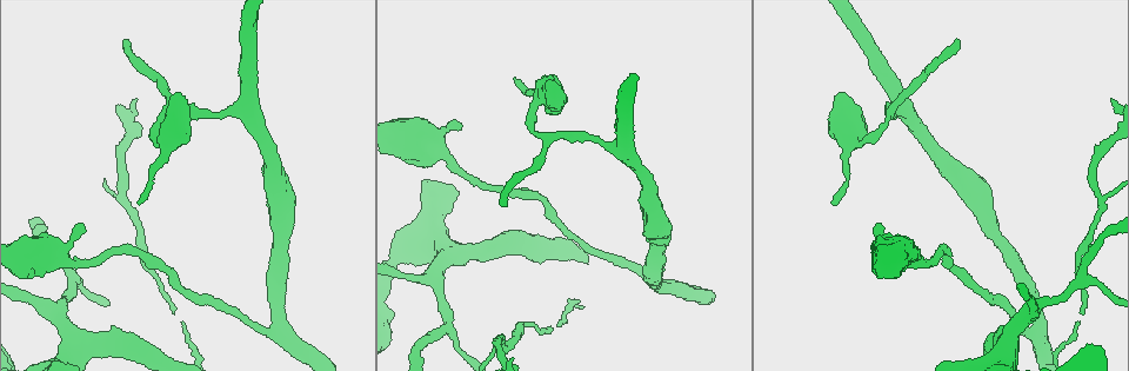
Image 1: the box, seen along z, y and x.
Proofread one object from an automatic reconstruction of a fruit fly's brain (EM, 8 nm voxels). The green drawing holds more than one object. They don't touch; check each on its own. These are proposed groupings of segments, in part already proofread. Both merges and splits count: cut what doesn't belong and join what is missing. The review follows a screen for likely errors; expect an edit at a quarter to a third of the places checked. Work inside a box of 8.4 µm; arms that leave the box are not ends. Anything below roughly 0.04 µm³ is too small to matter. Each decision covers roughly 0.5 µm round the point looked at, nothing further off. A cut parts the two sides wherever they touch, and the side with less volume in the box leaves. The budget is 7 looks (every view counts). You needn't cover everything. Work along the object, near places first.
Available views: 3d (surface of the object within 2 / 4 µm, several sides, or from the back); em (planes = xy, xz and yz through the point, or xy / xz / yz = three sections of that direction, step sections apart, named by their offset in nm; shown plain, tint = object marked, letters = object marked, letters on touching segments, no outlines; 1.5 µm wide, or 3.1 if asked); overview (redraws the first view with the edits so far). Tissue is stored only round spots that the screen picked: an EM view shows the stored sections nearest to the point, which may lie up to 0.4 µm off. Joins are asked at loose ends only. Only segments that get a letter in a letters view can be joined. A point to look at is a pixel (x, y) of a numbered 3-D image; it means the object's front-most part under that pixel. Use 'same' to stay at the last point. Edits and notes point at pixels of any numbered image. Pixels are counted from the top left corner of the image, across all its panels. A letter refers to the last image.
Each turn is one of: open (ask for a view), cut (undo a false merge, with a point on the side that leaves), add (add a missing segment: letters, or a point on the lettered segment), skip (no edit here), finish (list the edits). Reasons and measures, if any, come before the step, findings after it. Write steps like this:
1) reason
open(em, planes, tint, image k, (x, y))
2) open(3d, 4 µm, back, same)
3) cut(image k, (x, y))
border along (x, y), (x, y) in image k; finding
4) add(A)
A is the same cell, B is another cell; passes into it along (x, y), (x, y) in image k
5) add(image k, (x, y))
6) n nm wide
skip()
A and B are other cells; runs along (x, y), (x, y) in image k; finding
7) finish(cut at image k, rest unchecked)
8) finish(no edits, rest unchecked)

thin end
open(3d, 4 µm, image 1, (833, 202))

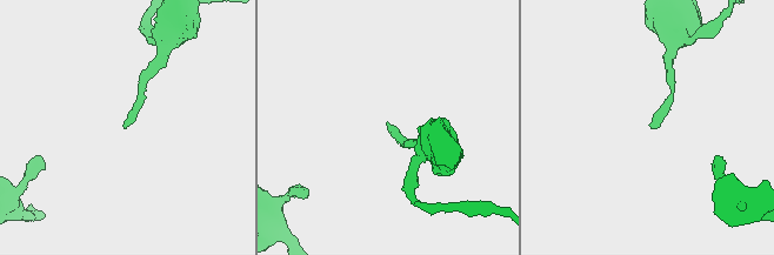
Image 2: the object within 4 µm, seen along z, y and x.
need the tissue
open(em, planes, letters, image 2, (124, 127))

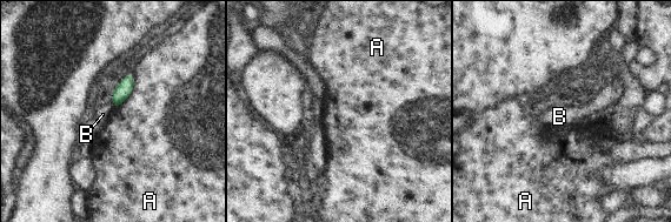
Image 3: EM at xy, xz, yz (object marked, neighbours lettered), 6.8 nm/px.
skip()
A and B are other cells; no lettered segment goes on from it

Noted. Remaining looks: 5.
tapers out
open(em, planes, plain, image 1, (126, 42))

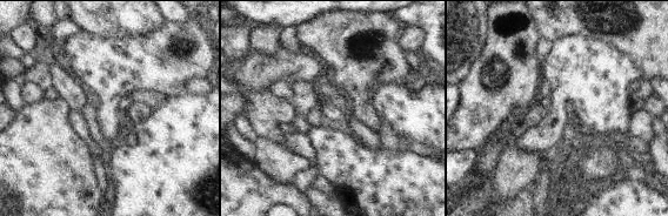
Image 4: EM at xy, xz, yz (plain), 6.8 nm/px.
open(em, planes, letters, same)

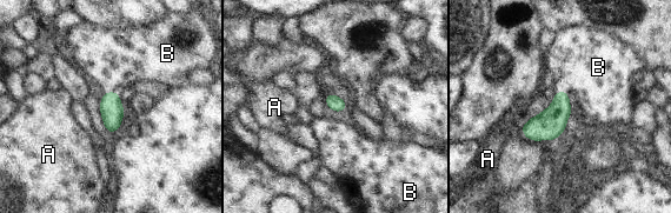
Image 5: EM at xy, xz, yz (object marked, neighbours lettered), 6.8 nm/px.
add(image 5, (115, 59))
B is the same cell, A is another cell; passes into it along (111, 107), (111, 92), (115, 59) in image 5; it goes on there

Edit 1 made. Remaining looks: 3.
open(overview)

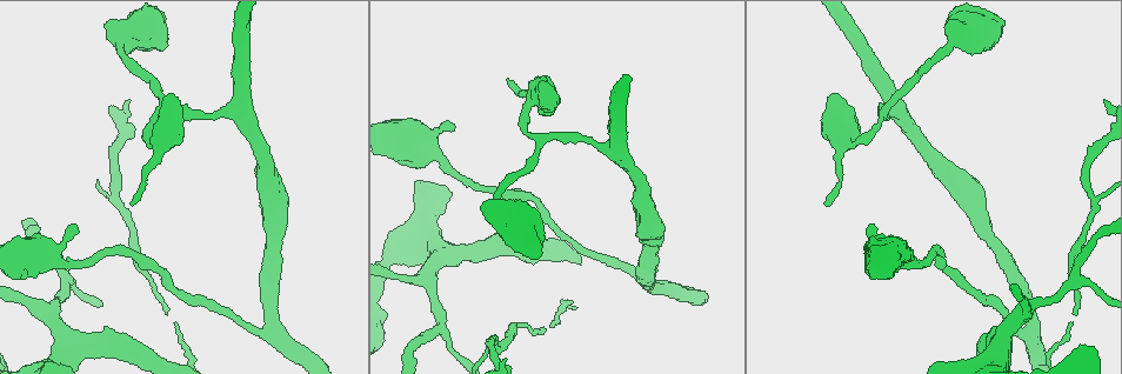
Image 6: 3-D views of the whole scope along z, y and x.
free end
open(em, planes, plain, image 6, (543, 329))

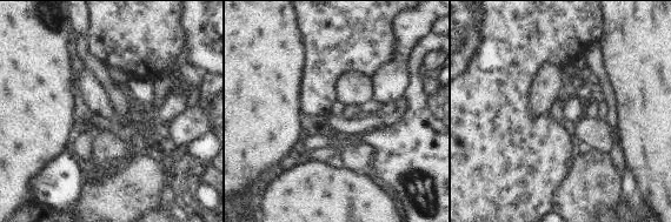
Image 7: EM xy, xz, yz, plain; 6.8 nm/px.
see the neighbours
open(em, planes, letters, same)

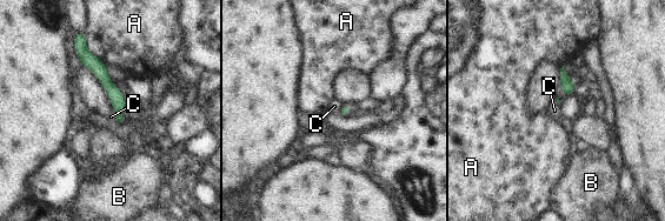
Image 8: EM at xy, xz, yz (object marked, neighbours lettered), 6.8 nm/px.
skip()
A, B and C are other cells; runs along (80, 54), (101, 73), (119, 118) in image 8; no lettered segment goes on from it

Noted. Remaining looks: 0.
finish(add at image 5, rest unchecked)

